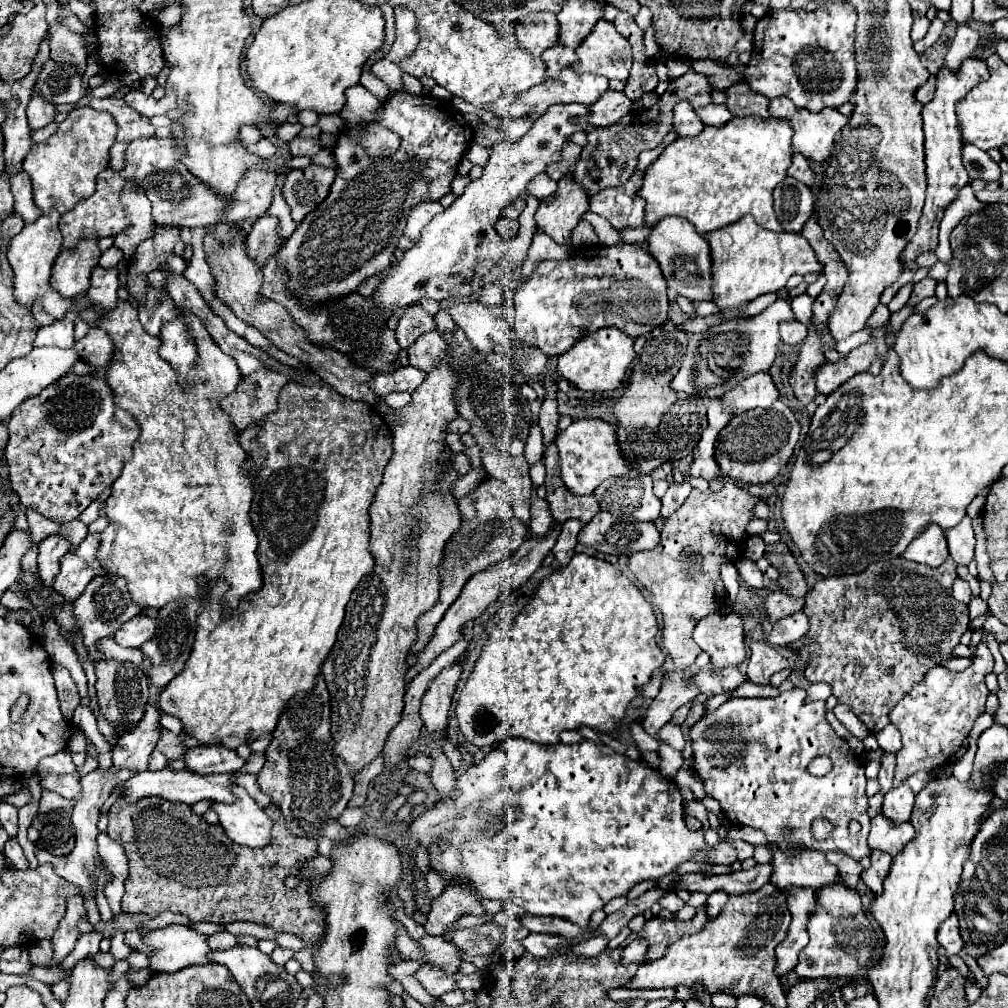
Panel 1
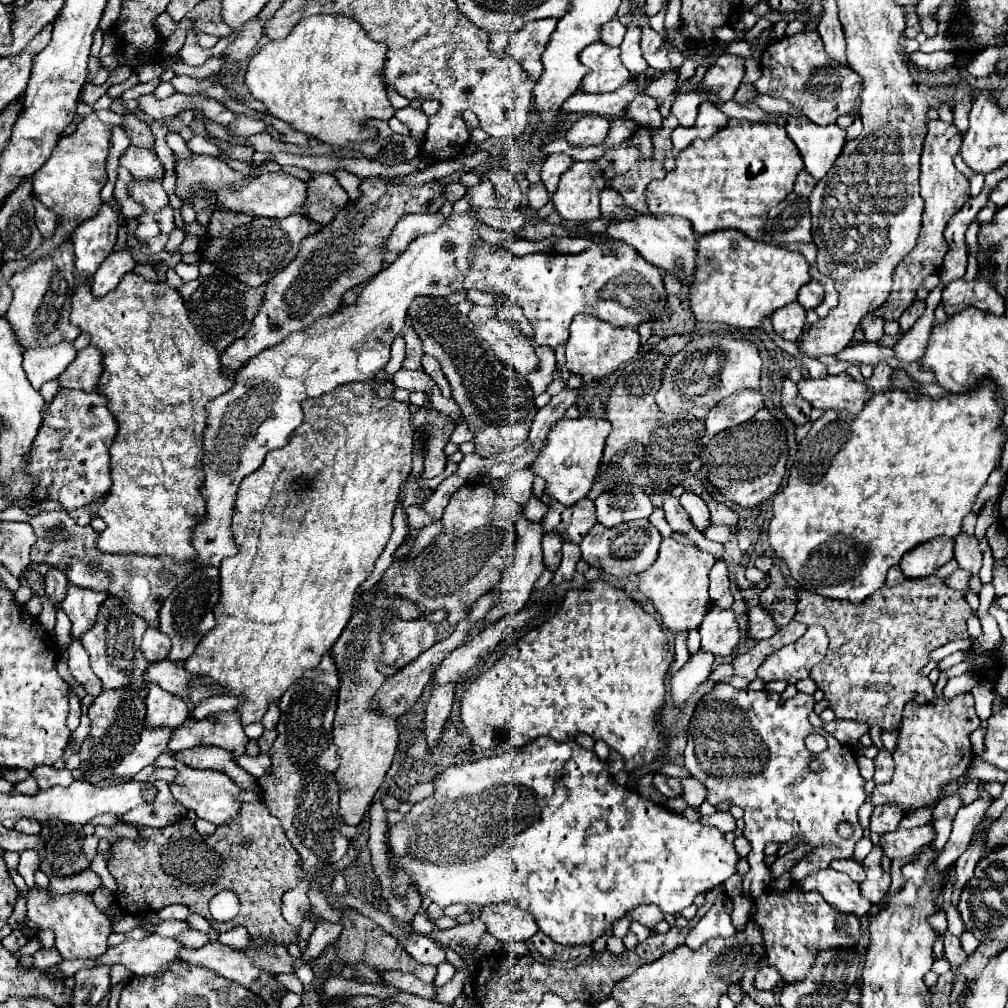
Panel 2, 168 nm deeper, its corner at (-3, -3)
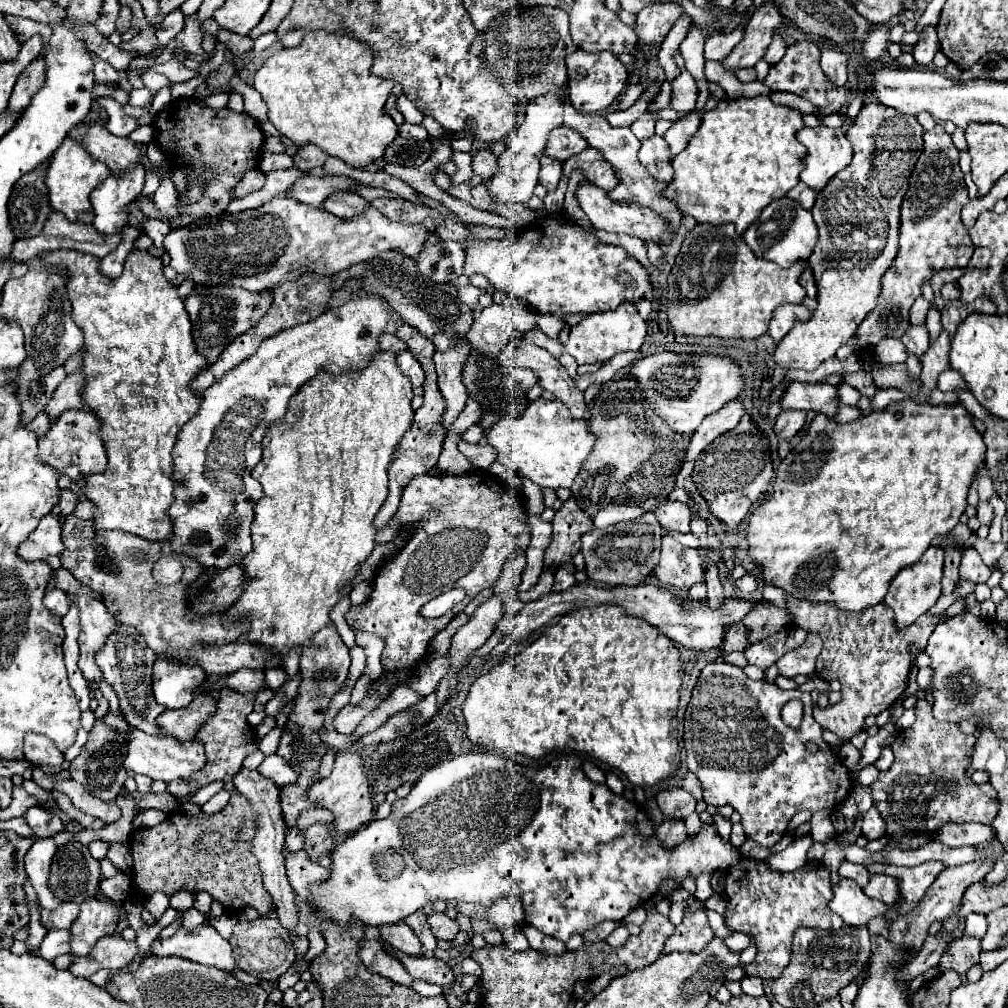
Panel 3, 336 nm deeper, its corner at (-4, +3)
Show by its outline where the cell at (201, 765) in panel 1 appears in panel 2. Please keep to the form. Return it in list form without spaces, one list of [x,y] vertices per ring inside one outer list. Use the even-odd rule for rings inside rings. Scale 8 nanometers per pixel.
[[[240,754],[240,756],[234,756],[234,760],[240,768],[244,768],[254,778],[260,778],[260,776],[268,774],[268,766],[270,766],[270,756],[268,754],[258,754],[258,756]]]

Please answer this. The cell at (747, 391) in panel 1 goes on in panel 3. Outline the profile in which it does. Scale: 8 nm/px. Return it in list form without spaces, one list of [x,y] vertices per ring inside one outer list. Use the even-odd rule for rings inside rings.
[[[731,400],[729,404],[725,404],[725,408],[709,414],[701,424],[699,428],[693,432],[691,436],[691,442],[689,446],[685,448],[685,458],[683,462],[691,462],[697,458],[697,454],[709,444],[713,442],[717,436],[733,430],[737,426],[737,422],[741,420],[743,416],[743,404],[739,400]]]

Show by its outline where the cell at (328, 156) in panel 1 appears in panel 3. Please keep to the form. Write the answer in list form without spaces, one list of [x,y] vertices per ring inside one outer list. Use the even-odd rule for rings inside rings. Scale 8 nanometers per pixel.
[[[277,196],[259,208],[211,216],[205,222],[199,218],[187,226],[179,226],[165,236],[165,250],[171,256],[169,266],[179,274],[187,274],[199,286],[231,284],[261,294],[273,292],[279,284],[297,280],[305,272],[329,276],[389,250],[417,256],[427,238],[429,232],[425,228],[385,220],[371,206],[361,216],[343,220],[323,208]]]

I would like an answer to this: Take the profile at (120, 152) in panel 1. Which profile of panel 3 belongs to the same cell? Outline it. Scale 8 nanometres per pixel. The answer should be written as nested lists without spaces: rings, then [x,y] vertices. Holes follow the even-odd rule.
[[[145,220],[143,224],[143,230],[149,238],[153,238],[155,242],[155,248],[163,248],[163,238],[169,234],[171,226],[165,224],[165,222],[159,222],[159,220]]]

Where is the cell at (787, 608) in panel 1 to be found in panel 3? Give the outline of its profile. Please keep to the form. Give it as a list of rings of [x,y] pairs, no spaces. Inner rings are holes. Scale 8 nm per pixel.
[[[741,622],[739,624],[733,624],[727,630],[727,634],[725,634],[725,640],[723,640],[721,648],[719,648],[719,654],[725,656],[727,652],[733,652],[733,650],[745,650],[747,644],[749,644],[747,642],[747,630],[743,628],[743,624]]]

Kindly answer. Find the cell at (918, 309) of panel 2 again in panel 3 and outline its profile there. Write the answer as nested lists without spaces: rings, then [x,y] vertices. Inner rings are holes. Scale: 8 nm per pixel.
[[[911,326],[909,332],[905,332],[905,336],[901,338],[901,342],[905,344],[907,354],[913,354],[921,360],[921,356],[927,352],[929,348],[929,334],[925,326]]]

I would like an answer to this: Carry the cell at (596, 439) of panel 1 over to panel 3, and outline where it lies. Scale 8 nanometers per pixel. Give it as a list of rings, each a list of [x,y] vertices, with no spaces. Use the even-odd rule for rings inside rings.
[[[537,398],[521,416],[501,418],[485,432],[485,442],[497,450],[497,462],[515,468],[521,476],[541,488],[571,488],[585,456],[589,456],[595,436],[587,430],[585,420],[573,420],[569,408],[559,400]]]

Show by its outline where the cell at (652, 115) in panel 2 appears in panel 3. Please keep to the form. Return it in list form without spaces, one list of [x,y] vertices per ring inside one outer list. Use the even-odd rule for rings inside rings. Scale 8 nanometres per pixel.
[[[651,136],[641,142],[639,160],[641,164],[645,164],[645,168],[655,180],[663,180],[667,184],[671,182],[673,168],[669,160],[669,148],[661,136]]]

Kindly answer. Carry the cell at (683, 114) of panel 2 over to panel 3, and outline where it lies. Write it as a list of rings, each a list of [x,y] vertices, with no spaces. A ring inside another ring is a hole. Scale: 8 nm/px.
[[[683,70],[671,82],[671,108],[677,112],[691,112],[697,102],[697,84],[693,76]]]

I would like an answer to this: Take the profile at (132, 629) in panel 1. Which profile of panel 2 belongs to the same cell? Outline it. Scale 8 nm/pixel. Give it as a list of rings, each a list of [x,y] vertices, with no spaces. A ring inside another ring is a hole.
[[[148,628],[144,638],[142,638],[140,650],[148,662],[164,660],[168,656],[168,650],[170,650],[170,638],[156,628]]]

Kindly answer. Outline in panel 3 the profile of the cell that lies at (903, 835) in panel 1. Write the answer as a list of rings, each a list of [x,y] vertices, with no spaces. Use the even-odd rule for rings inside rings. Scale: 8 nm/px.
[[[945,824],[933,836],[935,842],[947,846],[971,846],[971,844],[985,844],[995,838],[995,830],[985,824]]]

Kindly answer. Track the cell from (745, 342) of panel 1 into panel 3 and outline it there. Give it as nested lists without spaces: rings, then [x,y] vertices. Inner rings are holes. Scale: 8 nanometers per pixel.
[[[673,352],[645,356],[631,366],[629,374],[637,380],[637,388],[645,394],[645,400],[653,404],[655,414],[677,434],[693,434],[705,416],[717,412],[729,400],[735,400],[745,384],[739,366],[727,358],[685,356]]]

